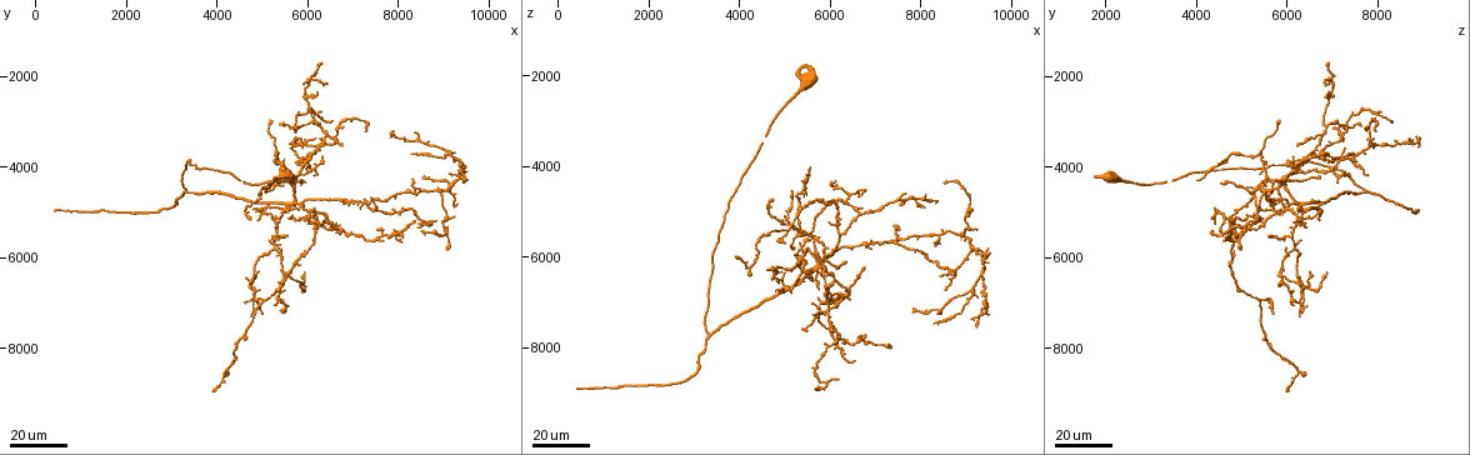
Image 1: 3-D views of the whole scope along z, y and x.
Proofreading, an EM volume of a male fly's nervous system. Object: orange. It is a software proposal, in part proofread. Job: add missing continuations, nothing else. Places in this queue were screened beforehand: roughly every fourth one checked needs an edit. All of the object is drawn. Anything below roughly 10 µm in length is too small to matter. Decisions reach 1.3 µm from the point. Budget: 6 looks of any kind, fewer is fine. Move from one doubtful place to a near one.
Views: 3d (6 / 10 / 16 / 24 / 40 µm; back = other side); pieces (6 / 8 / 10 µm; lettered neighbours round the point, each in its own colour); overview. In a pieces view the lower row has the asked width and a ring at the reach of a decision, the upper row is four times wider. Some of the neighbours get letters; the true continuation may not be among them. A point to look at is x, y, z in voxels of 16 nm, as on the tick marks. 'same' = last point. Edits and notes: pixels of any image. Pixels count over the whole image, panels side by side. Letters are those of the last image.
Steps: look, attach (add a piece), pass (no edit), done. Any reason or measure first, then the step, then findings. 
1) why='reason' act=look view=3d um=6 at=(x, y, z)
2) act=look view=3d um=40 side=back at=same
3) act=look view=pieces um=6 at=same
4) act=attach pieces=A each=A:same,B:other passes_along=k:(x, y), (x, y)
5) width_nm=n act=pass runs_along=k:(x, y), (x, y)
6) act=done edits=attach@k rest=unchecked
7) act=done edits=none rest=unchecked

why='an open end' act=look view=3d um=24 at=(450, 5000, 8900)

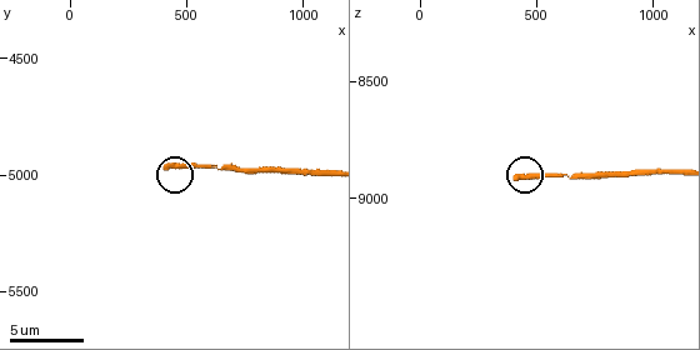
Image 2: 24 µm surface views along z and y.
act=look view=3d um=10 at=(420, 4960, 8910)

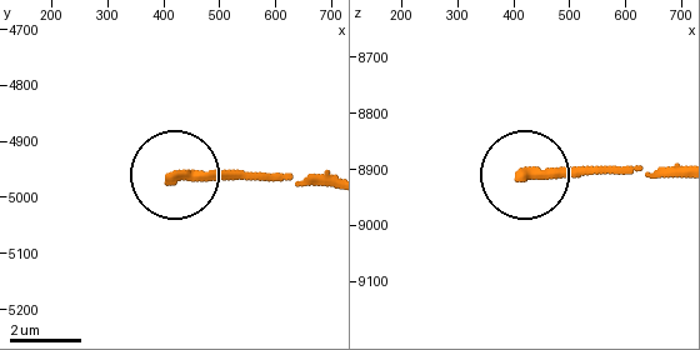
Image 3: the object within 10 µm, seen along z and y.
act=look view=pieces um=10 at=(415, 4970, 8910)

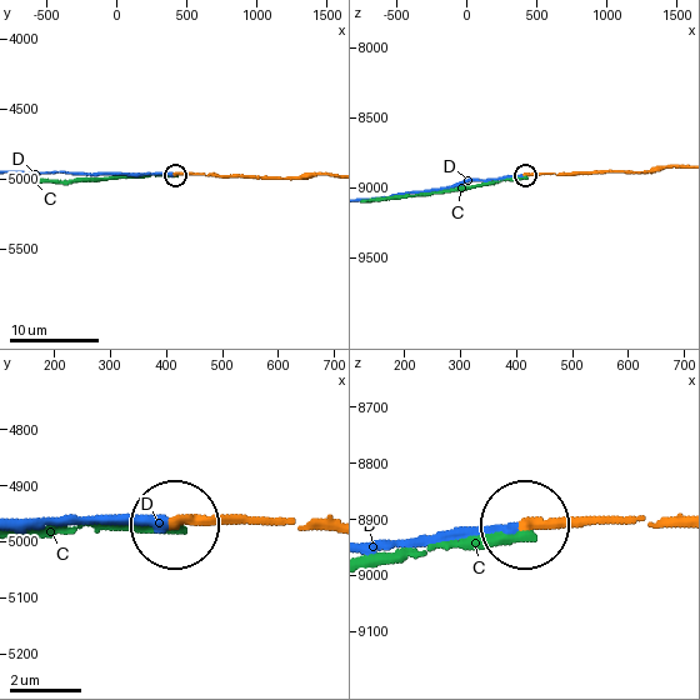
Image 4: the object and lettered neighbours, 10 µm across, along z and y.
width_nm=290 act=attach pieces=D each=C:other,D:same passes_along=4:(266, 521), (28, 521) found='the neuron continues'

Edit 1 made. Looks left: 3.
act=look view=overview

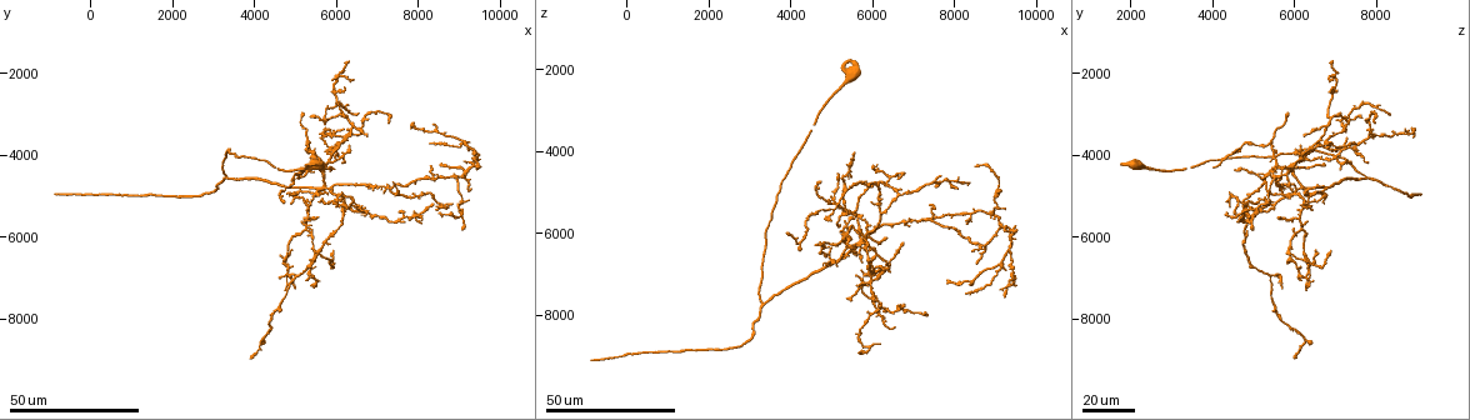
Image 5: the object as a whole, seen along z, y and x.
why='an open end' act=look view=3d um=24 at=(6700, 3450, 6300)

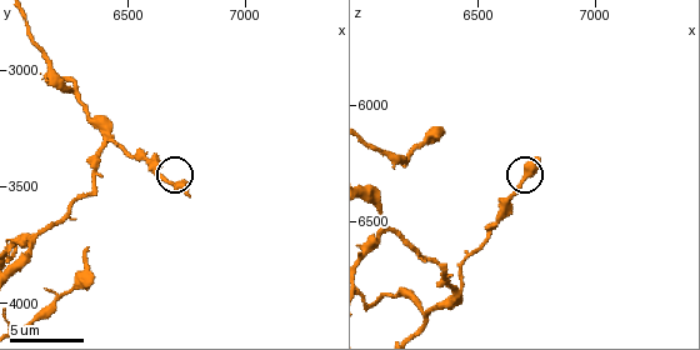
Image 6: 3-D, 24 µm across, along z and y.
act=look view=pieces um=8 at=(6750, 3530, 6240)

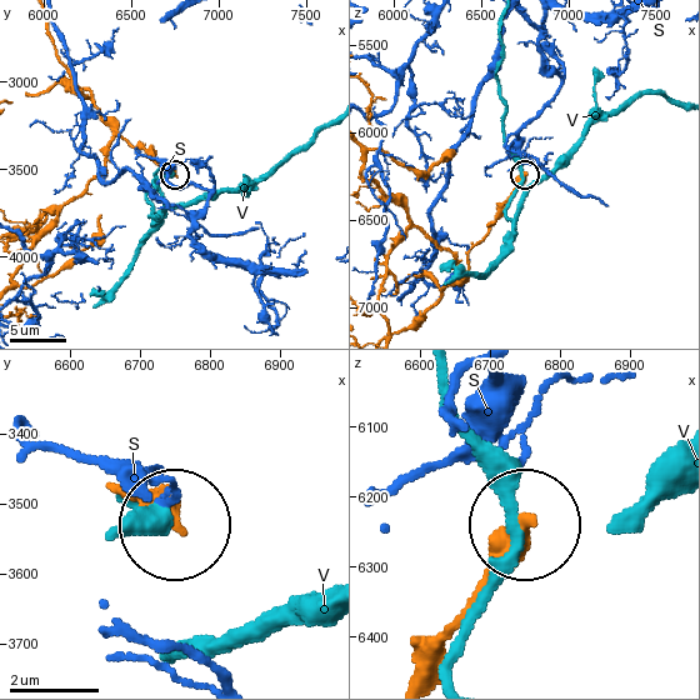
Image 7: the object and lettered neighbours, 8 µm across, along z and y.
act=pass each=S:other,V:other runs_along=7:(423, 651), (516, 533) found='no lettered piece goes on from it'

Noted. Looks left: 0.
act=done edits=attach@4 rest=unchecked

